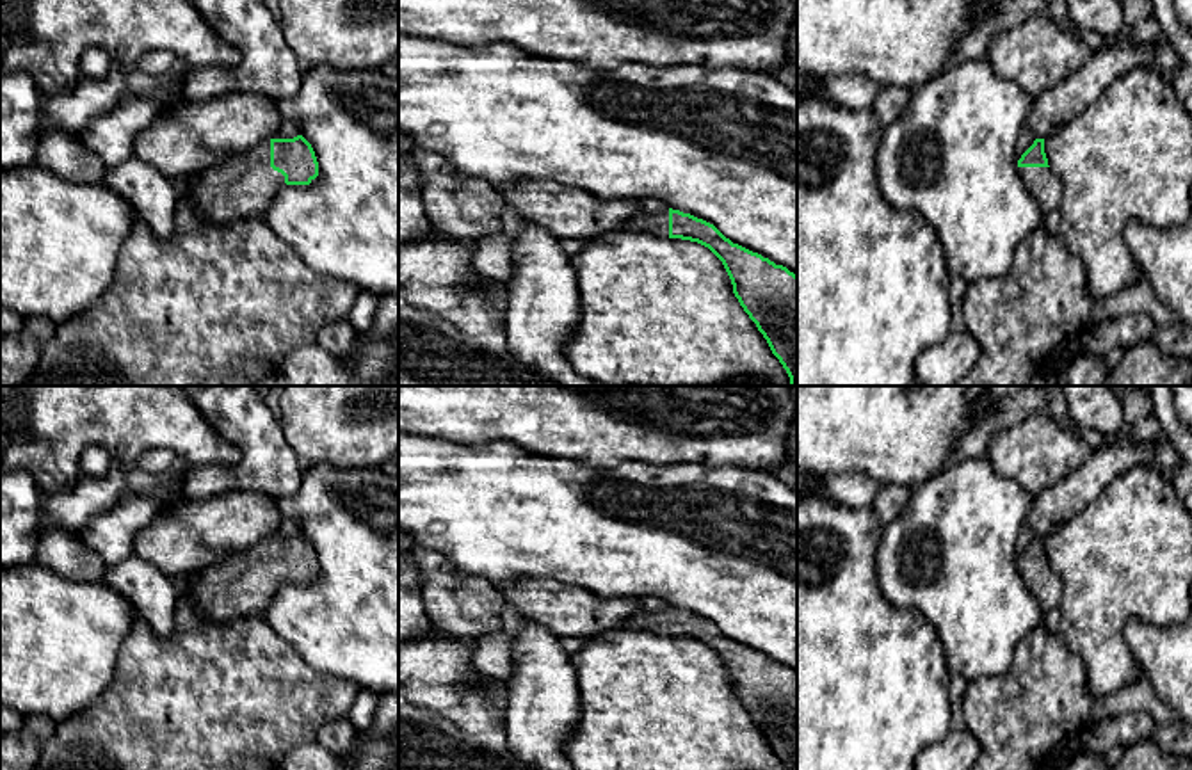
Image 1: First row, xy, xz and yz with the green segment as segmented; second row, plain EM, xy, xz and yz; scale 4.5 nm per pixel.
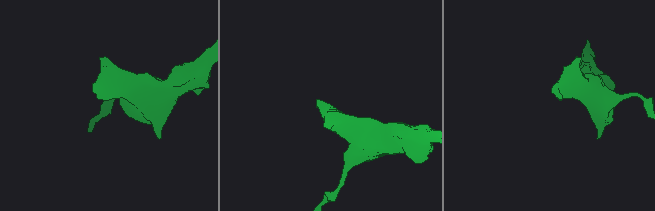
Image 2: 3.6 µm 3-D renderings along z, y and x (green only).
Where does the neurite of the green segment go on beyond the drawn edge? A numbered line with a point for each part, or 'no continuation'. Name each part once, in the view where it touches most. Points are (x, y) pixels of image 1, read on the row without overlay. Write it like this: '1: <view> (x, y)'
1: xy (244, 584)

